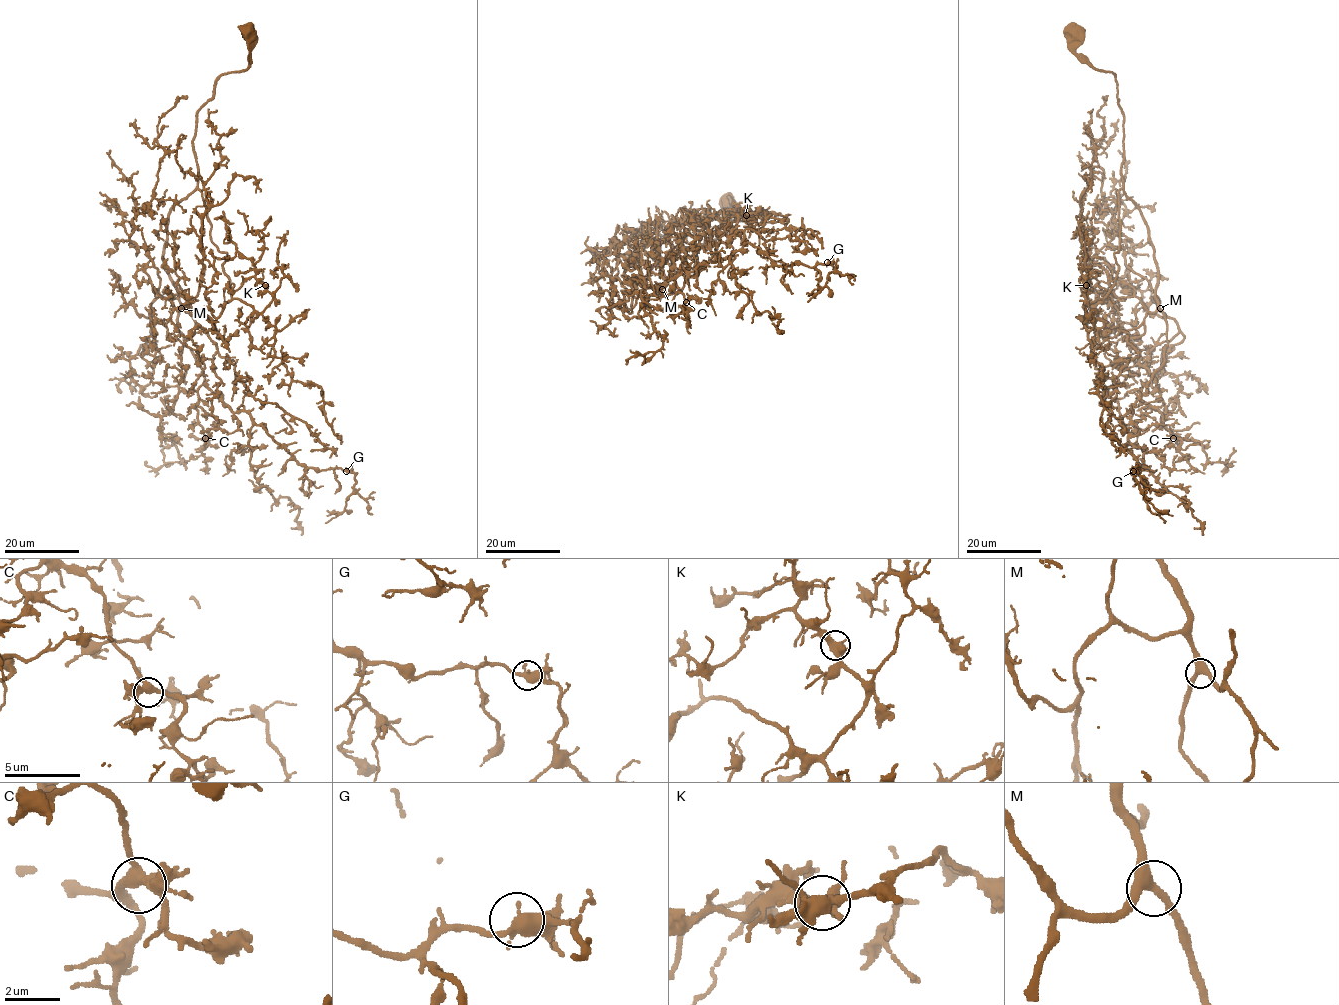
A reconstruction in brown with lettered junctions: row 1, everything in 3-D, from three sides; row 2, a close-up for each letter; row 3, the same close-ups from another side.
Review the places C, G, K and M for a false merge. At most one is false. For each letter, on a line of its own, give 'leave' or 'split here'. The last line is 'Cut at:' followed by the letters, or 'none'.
C: leave
G: leave
K: leave
M: leave
Cut at: none

